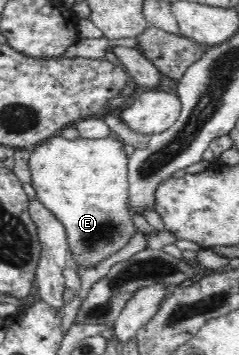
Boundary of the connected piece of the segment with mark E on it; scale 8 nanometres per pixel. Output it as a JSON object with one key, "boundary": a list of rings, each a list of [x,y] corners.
{"boundary":[[[57,135],[29,150],[29,183],[40,203],[64,226],[68,265],[75,269],[96,267],[137,233],[128,207],[127,161],[123,144],[113,138],[69,141]]]}

